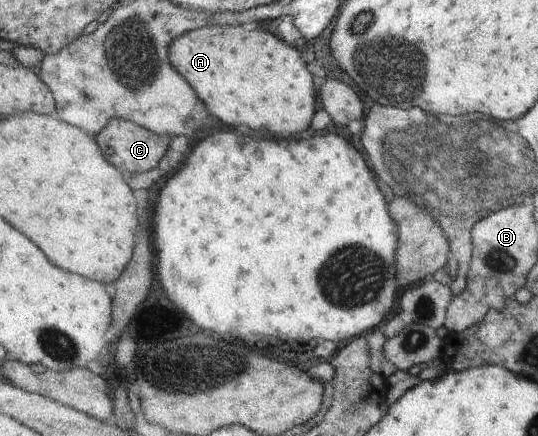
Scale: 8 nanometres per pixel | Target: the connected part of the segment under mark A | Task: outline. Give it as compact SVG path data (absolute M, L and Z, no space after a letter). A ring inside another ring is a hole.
M208 26L181 35L169 52L171 63L210 107L209 113L230 127L244 125L270 137L290 137L304 131L314 115L312 75L306 71L298 51L270 33L242 26Z

